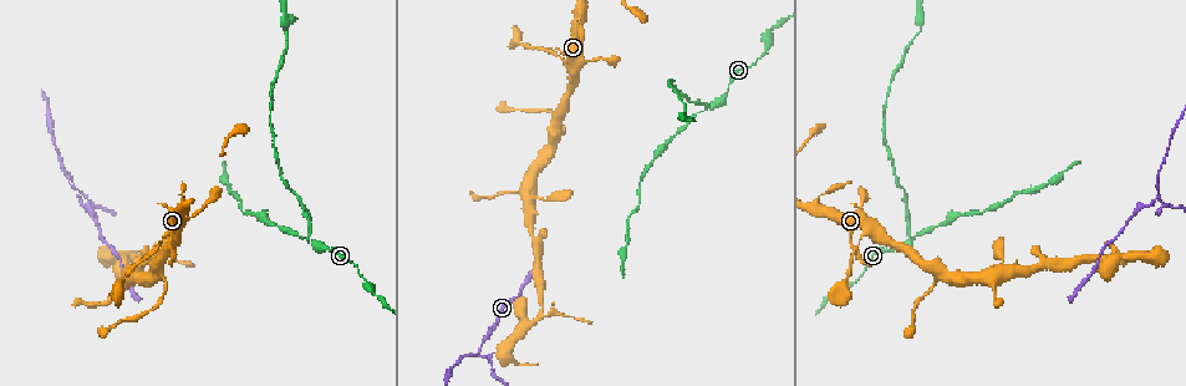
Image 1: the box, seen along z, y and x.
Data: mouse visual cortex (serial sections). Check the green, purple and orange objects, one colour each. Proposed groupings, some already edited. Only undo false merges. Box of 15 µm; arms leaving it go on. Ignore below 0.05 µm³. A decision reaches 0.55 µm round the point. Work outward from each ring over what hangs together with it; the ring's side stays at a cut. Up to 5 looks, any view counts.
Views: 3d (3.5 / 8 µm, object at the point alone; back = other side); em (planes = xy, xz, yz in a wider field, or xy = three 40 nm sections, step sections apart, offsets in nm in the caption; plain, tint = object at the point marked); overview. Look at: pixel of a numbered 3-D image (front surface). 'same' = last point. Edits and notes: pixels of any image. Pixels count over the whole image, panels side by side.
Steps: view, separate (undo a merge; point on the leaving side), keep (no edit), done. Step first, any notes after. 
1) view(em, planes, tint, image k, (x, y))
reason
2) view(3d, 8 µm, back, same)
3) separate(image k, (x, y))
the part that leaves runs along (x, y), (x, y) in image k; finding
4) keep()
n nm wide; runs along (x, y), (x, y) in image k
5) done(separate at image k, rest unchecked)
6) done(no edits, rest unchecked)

view(3d, 3.5 µm, image 1, (479, 353))
three arms meet

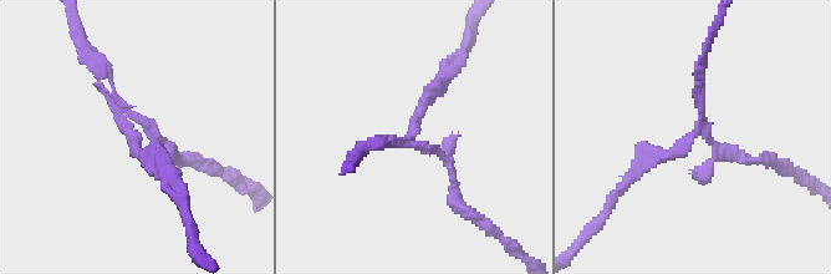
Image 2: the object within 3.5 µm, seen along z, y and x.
view(em, xy, step 3, tint, image 2, (697, 133))
3 arms; arms of 100, 150, 200 nm

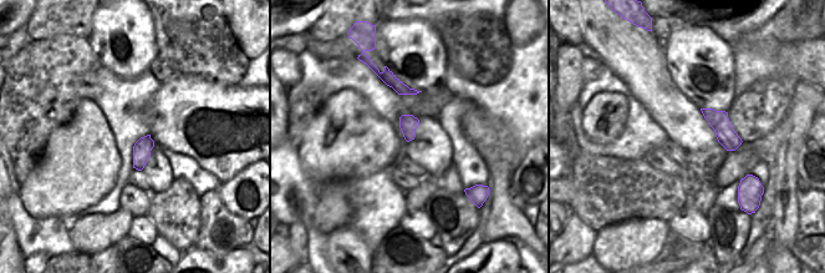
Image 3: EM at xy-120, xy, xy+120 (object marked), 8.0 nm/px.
separate(image 2, (715, 152))
140 nm wide; a second cell is stuck on

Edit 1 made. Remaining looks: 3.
view(overview)

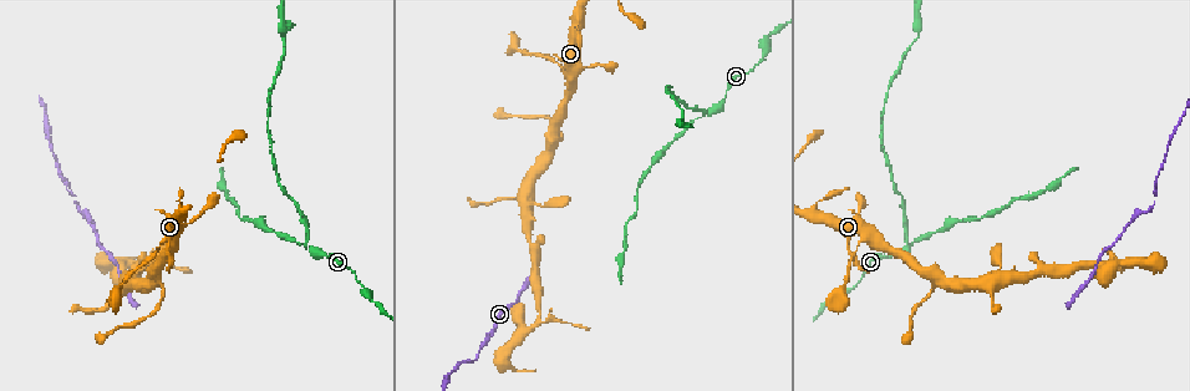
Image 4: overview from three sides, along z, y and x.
view(3d, 3.5 µm, image 4, (312, 247))
three-way junction

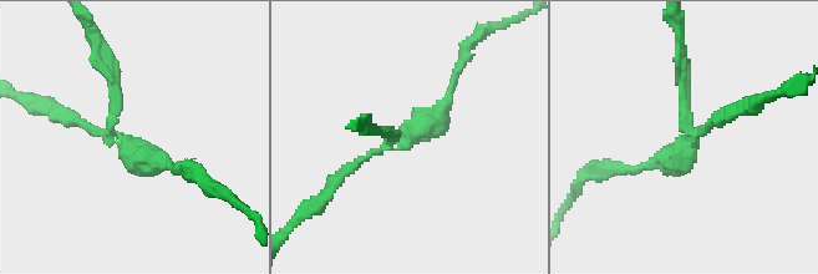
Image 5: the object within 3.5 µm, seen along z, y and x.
view(em, xy, step 2, tint, image 5, (691, 134))
3 arms; arms of 150, 150, 250 nm

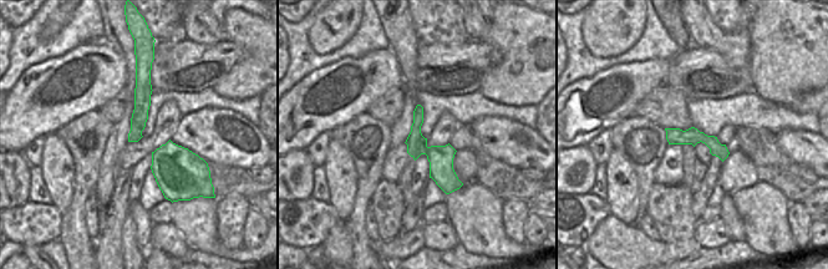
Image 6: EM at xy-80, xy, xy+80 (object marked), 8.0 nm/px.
separate(image 5, (682, 75))
the part that leaves runs along (686, 115), (680, 35) in image 5; two cells meet here

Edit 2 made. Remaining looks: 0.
done(separate at image 2, separate at image 5, rest unchecked)

